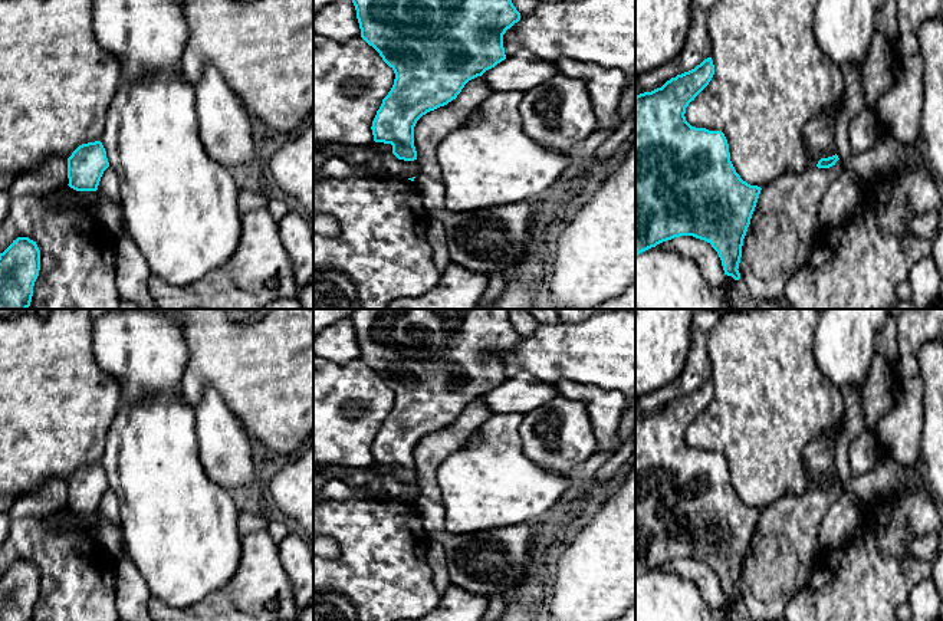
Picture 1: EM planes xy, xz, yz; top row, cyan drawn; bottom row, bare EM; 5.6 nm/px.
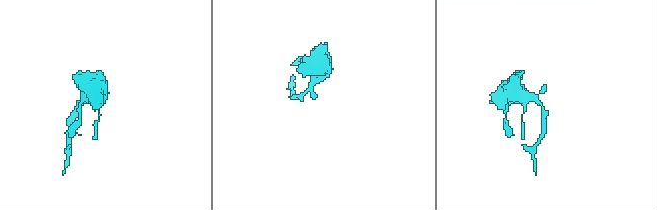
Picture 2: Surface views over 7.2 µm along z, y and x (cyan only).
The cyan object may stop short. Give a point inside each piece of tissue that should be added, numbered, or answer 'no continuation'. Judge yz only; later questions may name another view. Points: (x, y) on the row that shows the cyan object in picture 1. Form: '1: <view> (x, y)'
no continuation

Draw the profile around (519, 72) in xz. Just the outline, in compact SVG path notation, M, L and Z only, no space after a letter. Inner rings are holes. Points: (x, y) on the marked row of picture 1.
M522 50L486 70L483 78L492 92L525 93L556 73L559 73L556 63L549 63L528 50Z

